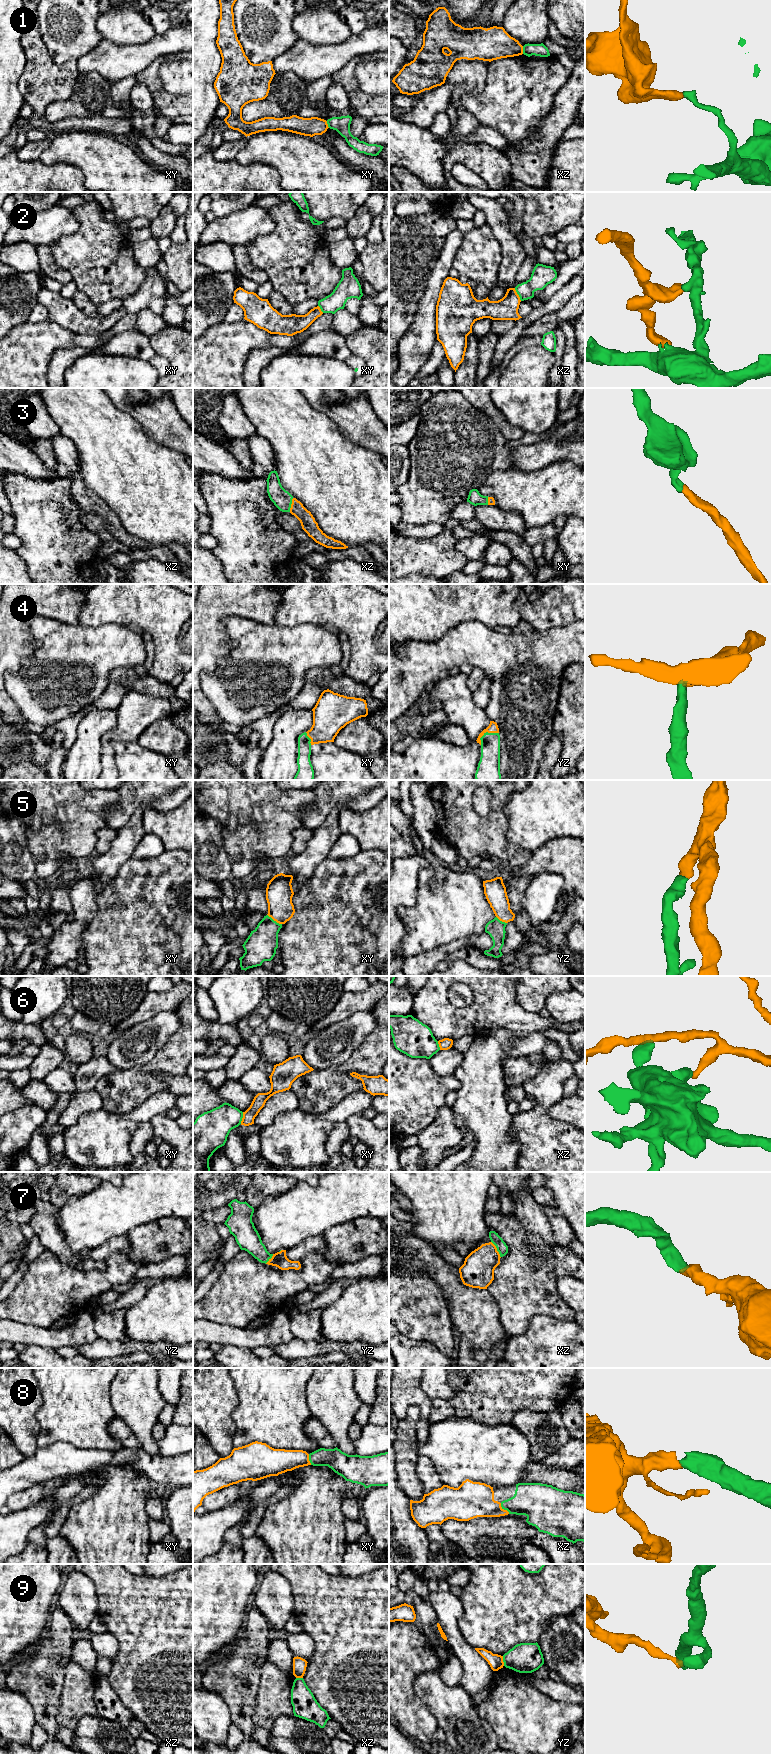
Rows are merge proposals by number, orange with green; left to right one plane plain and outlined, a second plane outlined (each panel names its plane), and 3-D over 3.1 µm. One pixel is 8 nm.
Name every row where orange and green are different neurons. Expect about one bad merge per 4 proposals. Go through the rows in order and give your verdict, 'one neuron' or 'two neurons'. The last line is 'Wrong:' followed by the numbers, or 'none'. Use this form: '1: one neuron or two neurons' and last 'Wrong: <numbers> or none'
1: two neurons
2: two neurons
3: one neuron
4: one neuron
5: one neuron
6: two neurons
7: one neuron
8: one neuron
9: two neurons
Wrong: 1, 2, 6, 9

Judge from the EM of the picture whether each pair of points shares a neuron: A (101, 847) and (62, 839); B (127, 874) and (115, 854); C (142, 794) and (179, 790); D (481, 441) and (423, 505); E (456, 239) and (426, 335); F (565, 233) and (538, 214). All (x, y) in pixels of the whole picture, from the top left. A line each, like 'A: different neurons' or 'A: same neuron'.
A: different neurons
B: different neurons
C: same neuron
D: same neuron
E: same neuron
F: different neurons

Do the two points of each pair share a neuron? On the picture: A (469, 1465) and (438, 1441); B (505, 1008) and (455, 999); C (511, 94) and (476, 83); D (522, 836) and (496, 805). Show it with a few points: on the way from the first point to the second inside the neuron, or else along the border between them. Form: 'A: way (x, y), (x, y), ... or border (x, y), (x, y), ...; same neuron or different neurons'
A: way (461, 1457), (446, 1442); same neuron
B: border (448, 993), (453, 1005), (470, 1003); different neurons
C: border (490, 62), (485, 85), (477, 92), (463, 95); different neurons
D: border (510, 795), (504, 808), (509, 841); different neurons

